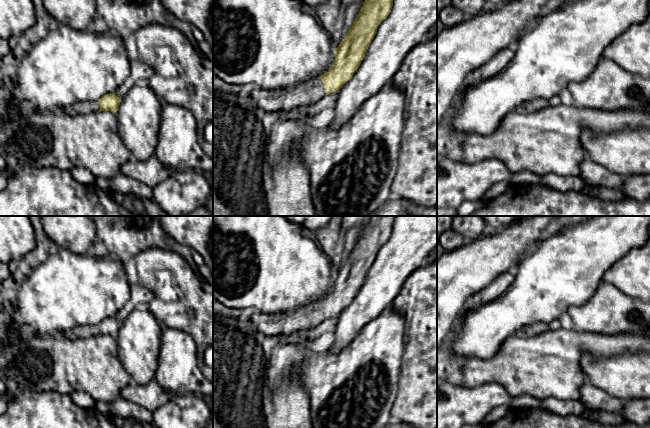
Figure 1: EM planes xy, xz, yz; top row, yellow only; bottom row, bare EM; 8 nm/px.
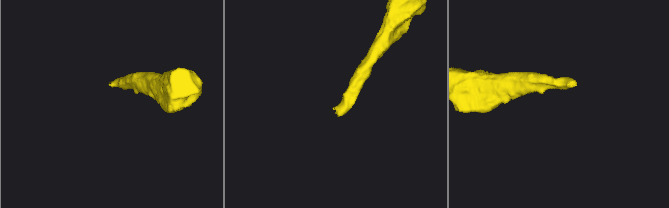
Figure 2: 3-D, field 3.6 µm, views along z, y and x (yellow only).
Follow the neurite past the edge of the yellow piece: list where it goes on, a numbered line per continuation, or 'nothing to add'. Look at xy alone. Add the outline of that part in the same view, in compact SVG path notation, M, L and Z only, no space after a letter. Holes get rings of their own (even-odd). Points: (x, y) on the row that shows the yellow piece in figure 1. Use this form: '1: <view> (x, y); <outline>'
1: xy (90, 106); M92 100L87 102L77 102L67 108L59 109L57 112L70 113L70 114L85 114L89 112L95 112L100 109L100 103L98 100Z

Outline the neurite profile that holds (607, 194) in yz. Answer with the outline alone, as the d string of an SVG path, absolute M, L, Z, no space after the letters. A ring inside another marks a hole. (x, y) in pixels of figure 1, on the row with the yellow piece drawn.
M601 186L590 187L589 194L604 201L620 201L628 198L620 189L611 189Z

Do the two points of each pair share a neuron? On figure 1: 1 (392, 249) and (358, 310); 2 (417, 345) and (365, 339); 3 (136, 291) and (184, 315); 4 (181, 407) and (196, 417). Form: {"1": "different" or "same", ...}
{"1": "same", "2": "different", "3": "different", "4": "same"}

